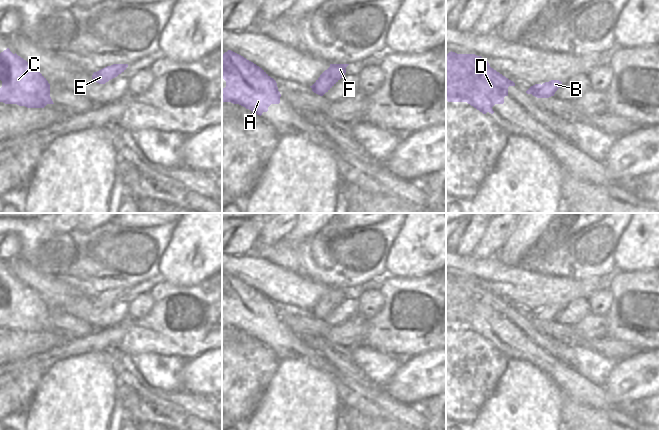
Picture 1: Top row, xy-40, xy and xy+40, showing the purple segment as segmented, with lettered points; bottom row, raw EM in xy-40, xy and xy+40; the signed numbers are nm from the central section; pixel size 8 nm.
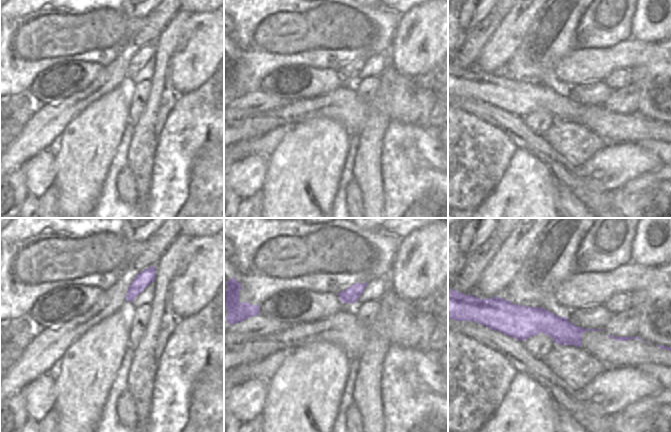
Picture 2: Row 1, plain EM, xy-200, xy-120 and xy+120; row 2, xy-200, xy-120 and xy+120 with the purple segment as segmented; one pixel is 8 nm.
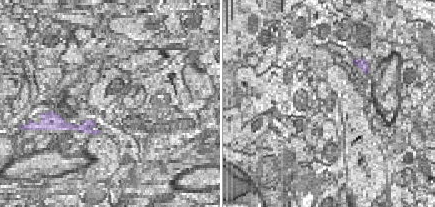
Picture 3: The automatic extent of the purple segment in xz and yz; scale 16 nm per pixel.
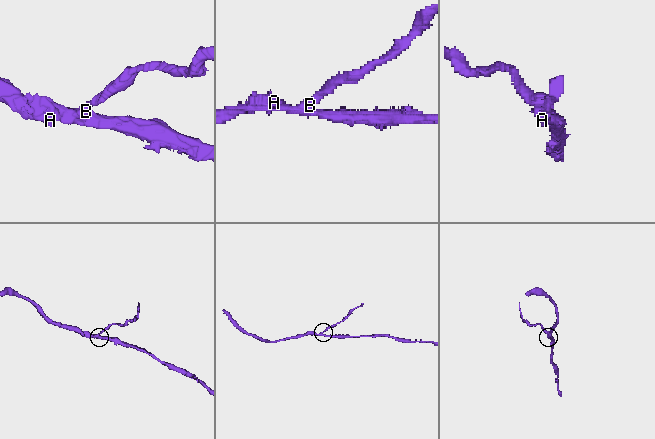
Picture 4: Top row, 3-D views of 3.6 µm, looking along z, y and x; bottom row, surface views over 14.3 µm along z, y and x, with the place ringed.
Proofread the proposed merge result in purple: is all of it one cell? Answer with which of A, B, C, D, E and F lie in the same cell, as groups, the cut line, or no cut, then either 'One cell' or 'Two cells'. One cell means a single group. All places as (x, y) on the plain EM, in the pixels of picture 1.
Groups: A C D / B E F. Split along xy+40 (554, 316), (534, 316), (532, 318). Two cells

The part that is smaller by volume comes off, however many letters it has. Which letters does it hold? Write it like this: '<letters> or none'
B, E, F

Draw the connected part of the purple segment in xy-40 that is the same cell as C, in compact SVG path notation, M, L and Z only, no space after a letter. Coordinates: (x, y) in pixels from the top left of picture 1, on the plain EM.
M9 272L0 277L0 326L17 328L27 332L44 332L47 328L54 328L50 321L50 308L40 295L18 280Z

